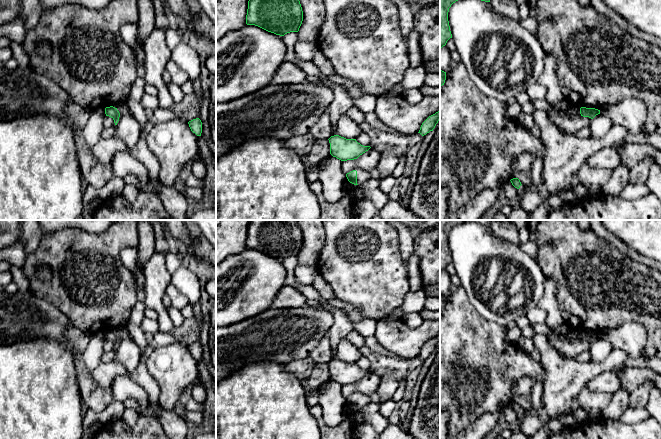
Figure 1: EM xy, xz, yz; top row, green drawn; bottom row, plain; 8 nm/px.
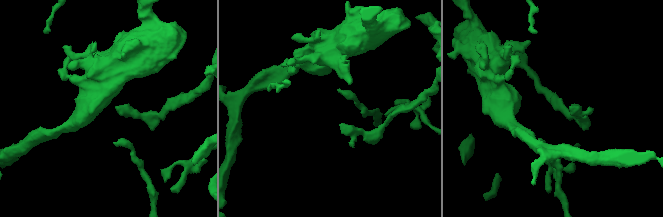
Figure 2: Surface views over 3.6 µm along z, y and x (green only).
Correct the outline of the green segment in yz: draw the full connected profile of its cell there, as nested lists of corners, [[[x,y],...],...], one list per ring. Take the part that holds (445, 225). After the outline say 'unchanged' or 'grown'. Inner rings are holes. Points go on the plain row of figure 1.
[[[440,220],[440,272],[445,270],[447,265],[452,262],[448,245],[449,232],[456,225],[468,221],[476,221],[485,226],[491,224],[490,220]]]; unchanged

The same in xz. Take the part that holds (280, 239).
[[[250,220],[246,248],[284,260],[298,256],[303,235],[298,220]]]; unchanged

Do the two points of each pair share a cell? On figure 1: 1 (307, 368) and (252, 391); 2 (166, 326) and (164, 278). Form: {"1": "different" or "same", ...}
{"1": "different", "2": "same"}

